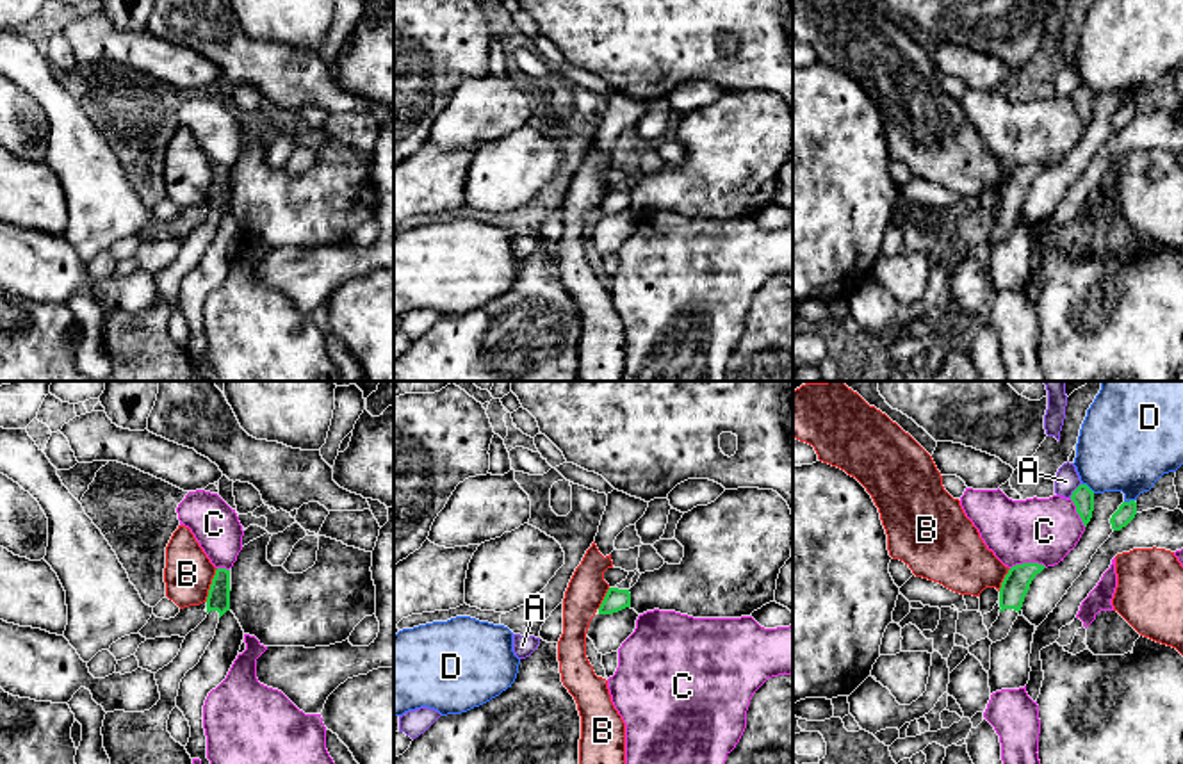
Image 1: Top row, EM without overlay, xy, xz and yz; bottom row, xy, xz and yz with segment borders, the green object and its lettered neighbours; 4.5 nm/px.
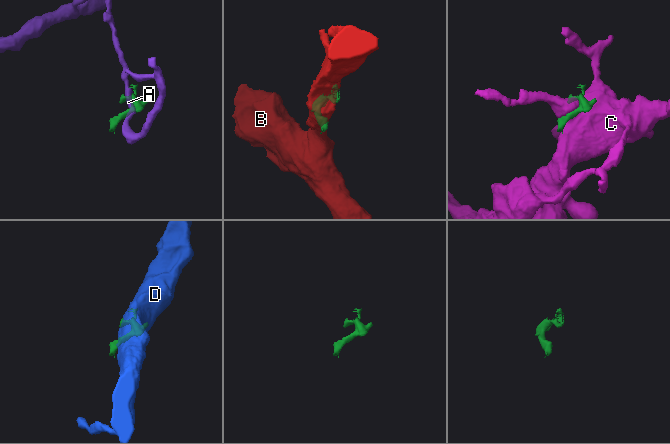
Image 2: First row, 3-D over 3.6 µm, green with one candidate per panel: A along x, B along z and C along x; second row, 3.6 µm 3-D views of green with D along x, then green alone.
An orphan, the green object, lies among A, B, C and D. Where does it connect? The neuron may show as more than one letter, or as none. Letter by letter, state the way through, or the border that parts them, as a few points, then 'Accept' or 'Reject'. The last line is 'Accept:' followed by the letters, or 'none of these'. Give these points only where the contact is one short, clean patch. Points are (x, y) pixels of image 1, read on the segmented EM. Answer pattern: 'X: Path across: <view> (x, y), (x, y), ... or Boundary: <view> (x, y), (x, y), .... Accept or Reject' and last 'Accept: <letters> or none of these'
A: Boundary: yz (1080, 483), (1069, 497). Reject
B: Reject
C: Reject
D: Boundary: yz (1082, 483), (1094, 492). Reject
Accept: none of these

